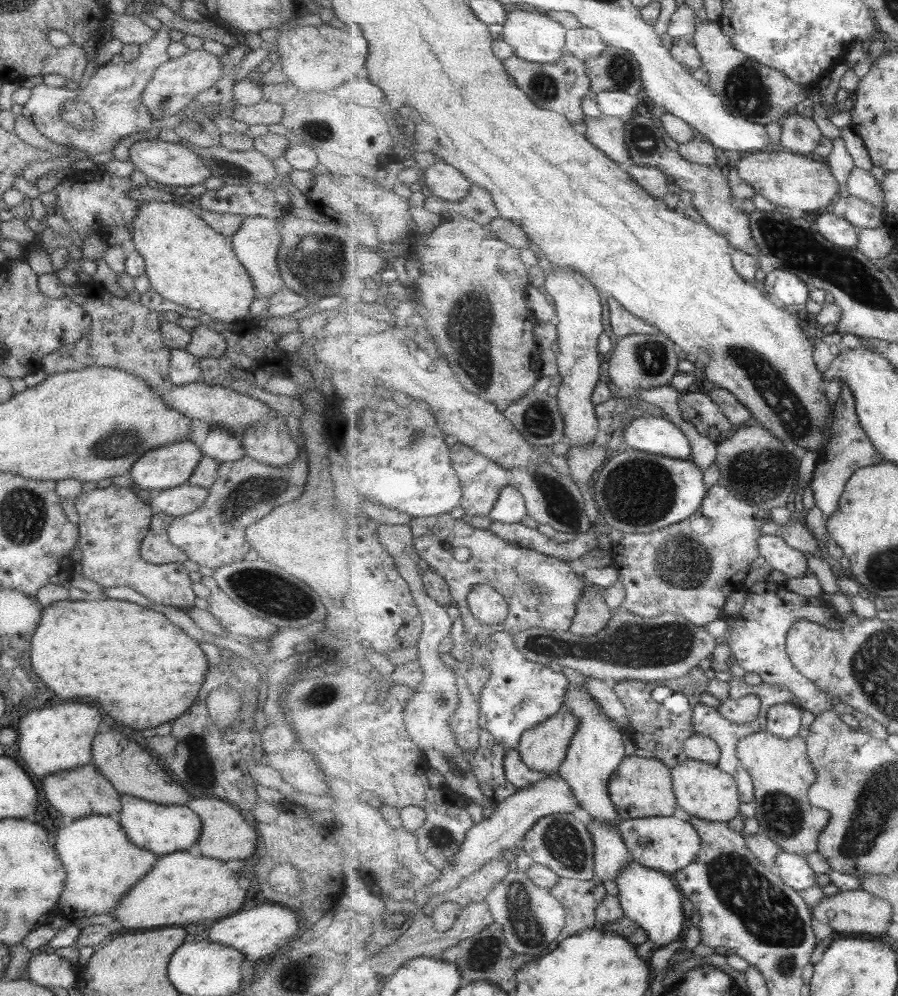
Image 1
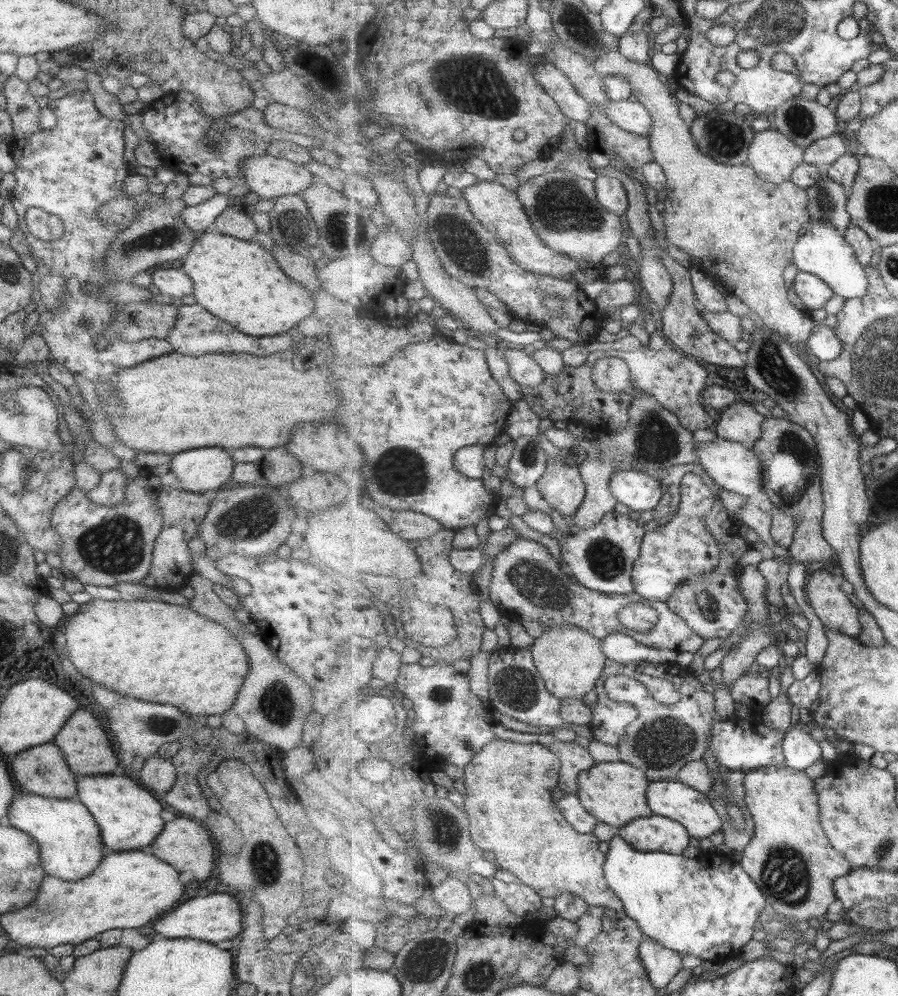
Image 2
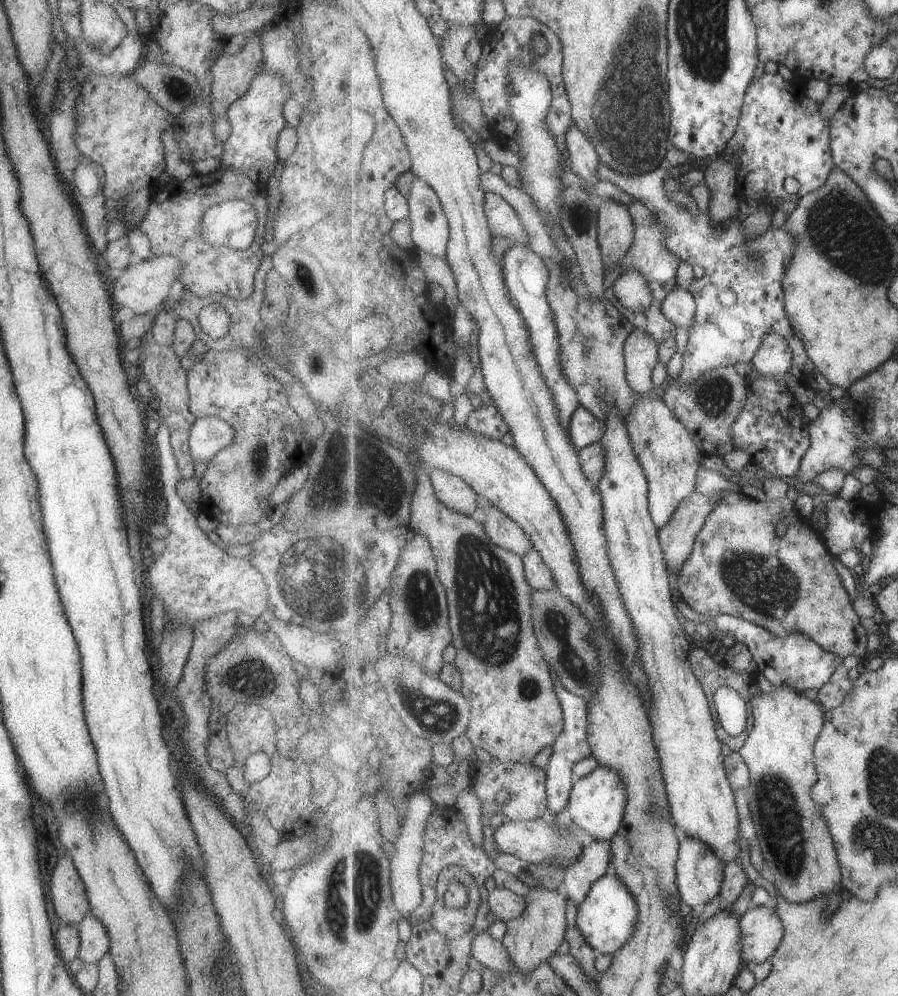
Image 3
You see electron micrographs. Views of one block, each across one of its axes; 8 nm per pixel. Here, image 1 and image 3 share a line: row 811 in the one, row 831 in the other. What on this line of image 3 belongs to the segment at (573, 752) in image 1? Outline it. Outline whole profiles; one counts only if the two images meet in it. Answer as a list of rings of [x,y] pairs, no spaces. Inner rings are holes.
[[[599,765],[589,774],[576,780],[568,802],[567,811],[571,822],[586,830],[594,840],[609,840],[623,826],[627,801],[627,786],[617,770]]]

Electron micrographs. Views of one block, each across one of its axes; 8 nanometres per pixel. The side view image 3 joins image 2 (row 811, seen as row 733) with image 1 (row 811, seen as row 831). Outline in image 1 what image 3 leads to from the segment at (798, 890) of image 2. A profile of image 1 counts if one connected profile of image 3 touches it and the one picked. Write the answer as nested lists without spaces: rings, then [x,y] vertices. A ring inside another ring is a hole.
[[[764,731],[741,738],[738,744],[738,757],[743,768],[751,774],[755,786],[755,804],[757,818],[763,832],[776,842],[783,851],[795,854],[813,854],[819,851],[819,838],[831,822],[831,811],[815,806],[810,800],[810,788],[818,780],[818,772],[810,760],[806,739],[785,740]]]

